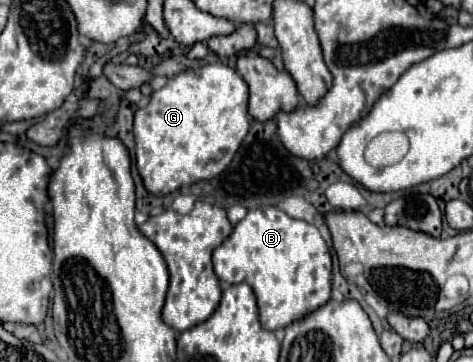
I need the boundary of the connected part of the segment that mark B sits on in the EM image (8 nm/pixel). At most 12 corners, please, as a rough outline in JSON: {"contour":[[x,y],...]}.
{"contour":[[249,210],[213,250],[267,330],[331,298],[317,226]]}

